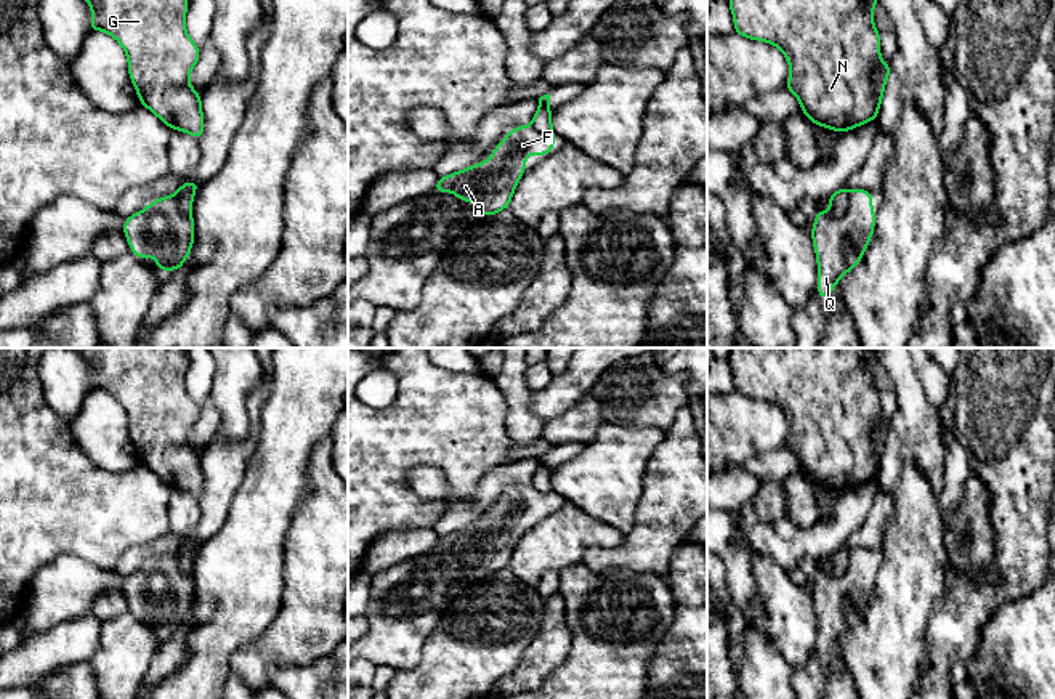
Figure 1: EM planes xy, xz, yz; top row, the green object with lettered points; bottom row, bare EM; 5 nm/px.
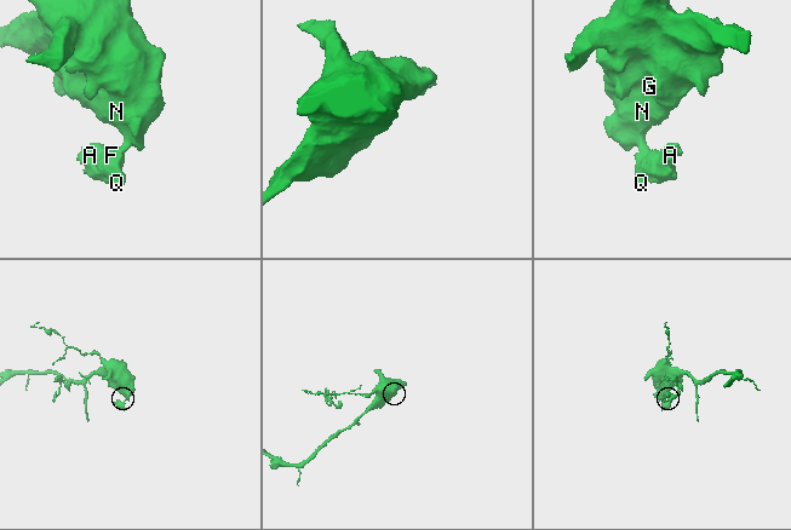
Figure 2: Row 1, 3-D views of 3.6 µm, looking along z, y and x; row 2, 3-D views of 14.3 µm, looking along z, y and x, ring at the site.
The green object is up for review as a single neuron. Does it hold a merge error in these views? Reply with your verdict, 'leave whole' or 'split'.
split

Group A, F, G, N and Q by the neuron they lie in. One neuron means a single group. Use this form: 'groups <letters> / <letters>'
groups A F Q / G N

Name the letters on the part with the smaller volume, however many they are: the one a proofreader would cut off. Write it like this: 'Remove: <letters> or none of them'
Remove: A, F, Q

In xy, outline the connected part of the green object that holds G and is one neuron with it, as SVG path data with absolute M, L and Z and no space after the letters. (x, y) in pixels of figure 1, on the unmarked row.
M71 348L80 353L93 370L88 391L111 393L127 410L128 431L139 462L152 470L167 486L192 494L204 494L200 457L189 444L189 431L200 417L200 407L184 386L188 348Z

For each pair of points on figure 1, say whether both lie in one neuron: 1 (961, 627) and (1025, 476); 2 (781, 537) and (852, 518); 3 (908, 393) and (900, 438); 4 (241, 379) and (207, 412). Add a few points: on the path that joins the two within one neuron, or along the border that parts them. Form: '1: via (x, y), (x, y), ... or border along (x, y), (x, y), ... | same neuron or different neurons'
1: via (999, 595), (1020, 568), (1020, 515) | same neuron
2: via (799, 537), (824, 537), (834, 531) | same neuron
3: via (908, 404), (908, 427) | same neuron
4: border along (210, 395), (218, 411), (217, 432) | different neurons

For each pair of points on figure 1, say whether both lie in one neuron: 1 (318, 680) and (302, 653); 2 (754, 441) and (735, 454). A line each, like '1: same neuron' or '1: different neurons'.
1: different neurons
2: same neuron

